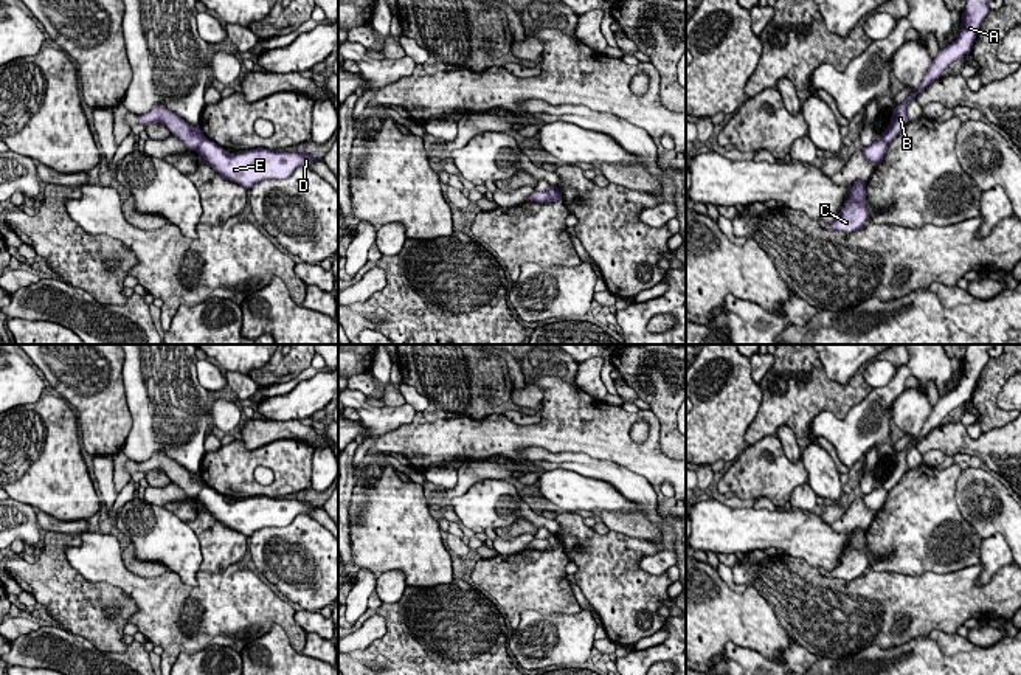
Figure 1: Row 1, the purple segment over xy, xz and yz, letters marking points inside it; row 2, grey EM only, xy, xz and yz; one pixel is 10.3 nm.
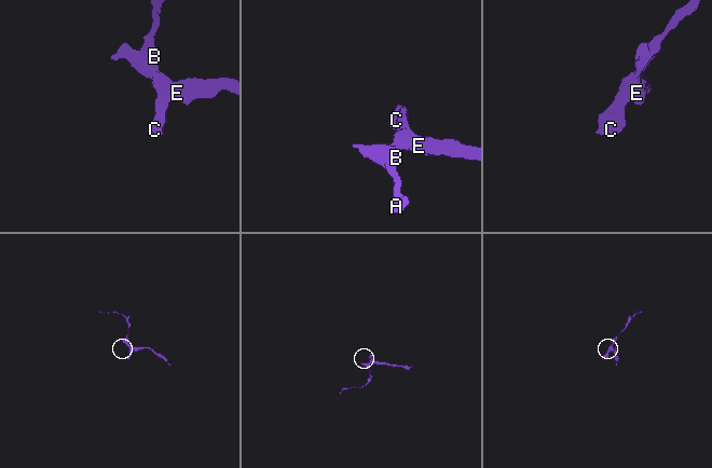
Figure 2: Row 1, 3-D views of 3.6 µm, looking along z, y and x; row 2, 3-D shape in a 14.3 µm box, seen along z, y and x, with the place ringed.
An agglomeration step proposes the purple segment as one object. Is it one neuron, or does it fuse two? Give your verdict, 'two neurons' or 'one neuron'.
two neurons

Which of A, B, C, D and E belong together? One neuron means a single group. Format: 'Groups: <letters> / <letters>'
Groups: A B / C D E

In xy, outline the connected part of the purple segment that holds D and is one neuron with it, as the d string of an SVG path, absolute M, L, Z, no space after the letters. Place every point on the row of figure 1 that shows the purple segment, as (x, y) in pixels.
M208 138L199 144L197 152L217 174L247 189L251 189L261 180L289 178L296 168L310 168L318 160L301 149L279 152L258 147L228 154Z

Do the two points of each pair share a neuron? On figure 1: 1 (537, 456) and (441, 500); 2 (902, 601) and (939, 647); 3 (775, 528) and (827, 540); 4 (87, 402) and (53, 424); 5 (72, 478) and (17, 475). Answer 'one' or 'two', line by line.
1: two
2: two
3: one
4: two
5: one

